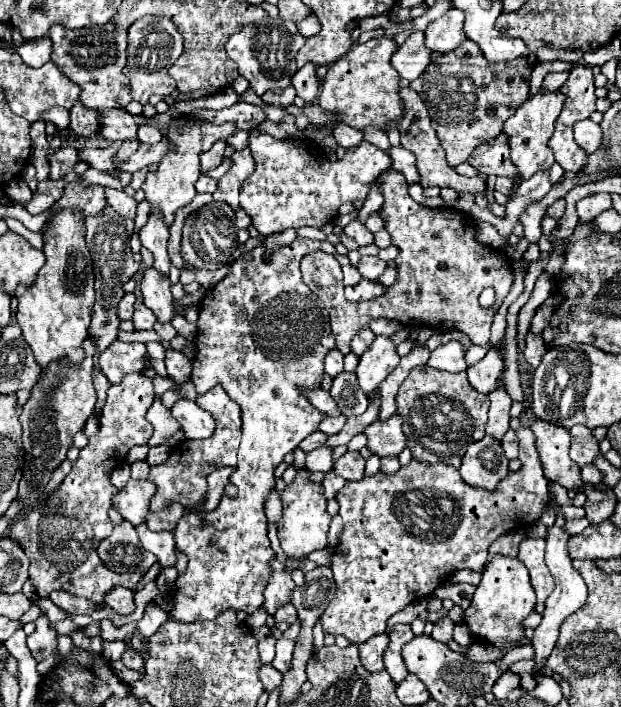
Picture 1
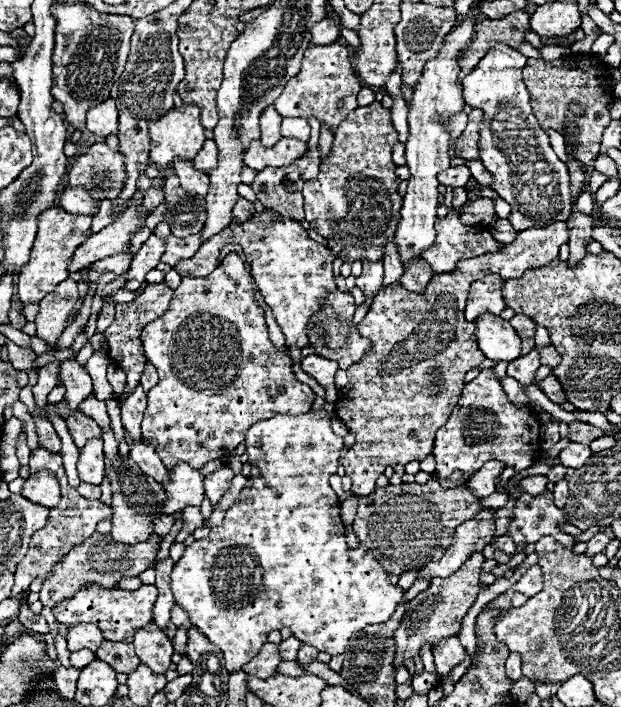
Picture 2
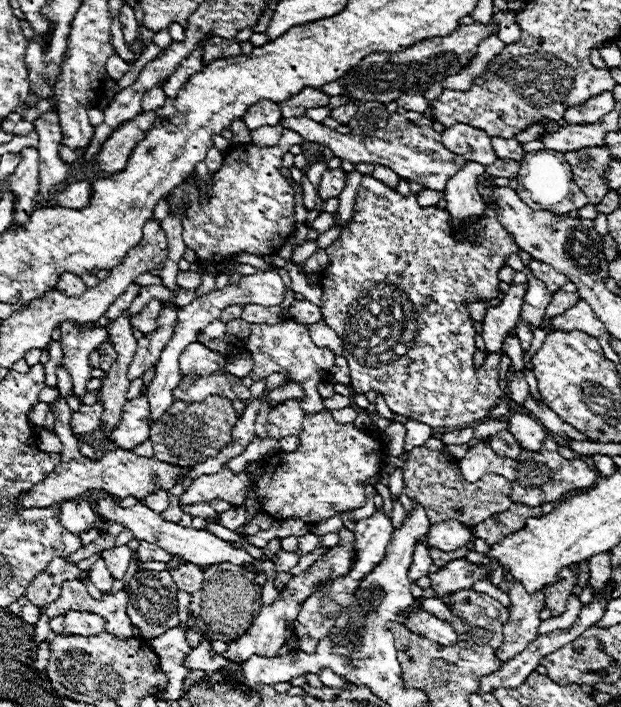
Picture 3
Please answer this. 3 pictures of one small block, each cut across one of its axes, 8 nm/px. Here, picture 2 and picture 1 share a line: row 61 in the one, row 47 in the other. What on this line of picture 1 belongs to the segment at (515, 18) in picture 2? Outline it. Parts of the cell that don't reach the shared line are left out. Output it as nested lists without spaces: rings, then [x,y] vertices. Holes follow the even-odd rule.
[[[466,40],[454,52],[438,54],[426,72],[410,82],[430,112],[432,126],[438,132],[450,166],[466,162],[476,146],[502,132],[504,120],[512,116],[512,112],[516,112],[516,108],[530,94],[532,68],[534,64],[530,64],[528,56],[510,62],[488,64],[480,52],[480,46],[476,46],[472,40]]]

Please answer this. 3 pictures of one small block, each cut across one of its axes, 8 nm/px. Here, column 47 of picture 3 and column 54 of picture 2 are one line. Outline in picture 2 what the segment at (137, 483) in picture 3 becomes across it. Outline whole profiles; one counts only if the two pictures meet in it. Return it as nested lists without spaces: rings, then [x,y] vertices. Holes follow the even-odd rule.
[[[36,472],[24,482],[22,496],[32,500],[34,504],[54,508],[60,502],[58,480],[50,472]]]

